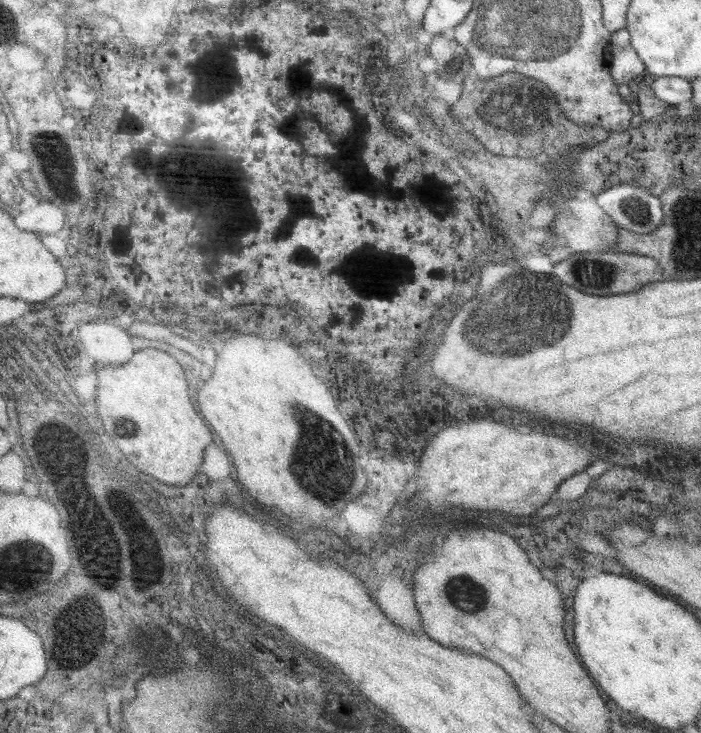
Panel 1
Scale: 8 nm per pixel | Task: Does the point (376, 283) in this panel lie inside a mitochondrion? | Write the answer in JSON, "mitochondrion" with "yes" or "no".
{"mitochondrion":"no"}

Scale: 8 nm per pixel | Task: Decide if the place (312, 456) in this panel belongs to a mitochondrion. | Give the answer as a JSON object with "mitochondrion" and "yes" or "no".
{"mitochondrion":"yes"}

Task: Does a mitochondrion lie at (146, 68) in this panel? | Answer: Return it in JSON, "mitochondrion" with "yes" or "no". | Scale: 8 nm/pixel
{"mitochondrion":"no"}

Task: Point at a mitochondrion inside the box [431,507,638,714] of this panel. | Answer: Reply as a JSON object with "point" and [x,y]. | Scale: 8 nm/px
{"point":[469,594]}

